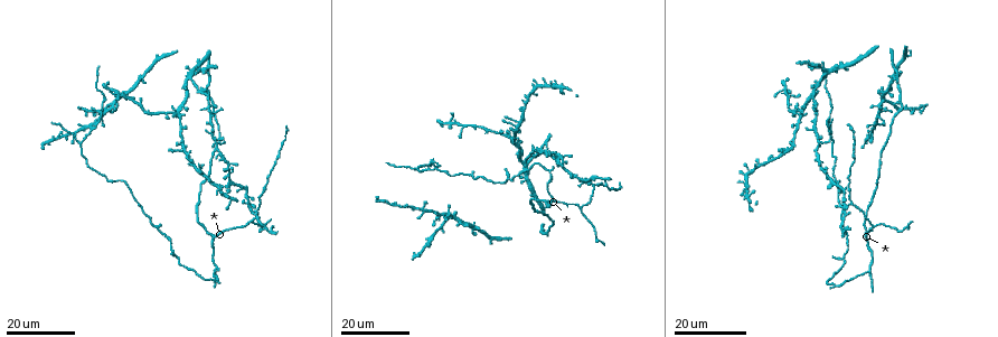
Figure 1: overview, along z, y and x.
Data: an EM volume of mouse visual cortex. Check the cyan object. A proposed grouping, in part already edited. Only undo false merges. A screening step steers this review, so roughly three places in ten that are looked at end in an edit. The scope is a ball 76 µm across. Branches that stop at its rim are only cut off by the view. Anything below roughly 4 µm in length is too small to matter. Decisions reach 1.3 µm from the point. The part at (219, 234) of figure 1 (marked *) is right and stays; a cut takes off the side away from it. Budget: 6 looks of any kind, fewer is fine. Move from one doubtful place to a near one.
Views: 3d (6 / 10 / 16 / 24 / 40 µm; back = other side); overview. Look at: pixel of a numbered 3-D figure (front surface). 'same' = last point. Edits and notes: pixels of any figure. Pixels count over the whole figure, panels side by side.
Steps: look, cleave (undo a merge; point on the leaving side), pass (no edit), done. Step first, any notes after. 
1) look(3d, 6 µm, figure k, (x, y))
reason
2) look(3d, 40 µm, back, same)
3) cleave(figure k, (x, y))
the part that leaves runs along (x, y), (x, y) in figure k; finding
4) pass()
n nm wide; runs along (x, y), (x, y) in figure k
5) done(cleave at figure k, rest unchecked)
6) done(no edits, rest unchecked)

look(3d, 24 µm, figure 1, (849, 200))
branch point

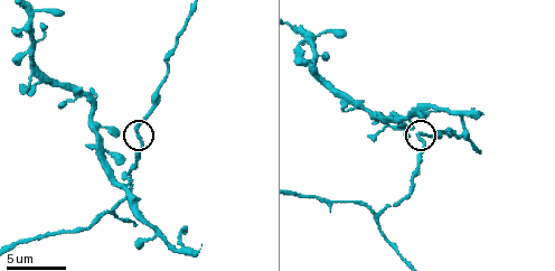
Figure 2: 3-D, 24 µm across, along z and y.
look(3d, 10 µm, figure 2, (133, 127))

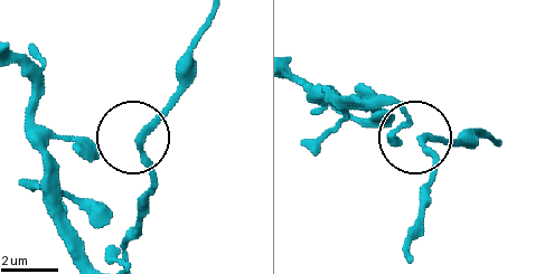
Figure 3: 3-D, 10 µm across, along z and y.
pass()
3 arms; runs along (125, 254), (153, 175), (139, 132), (195, 76) in figure 3; all the same neuron

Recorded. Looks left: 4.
look(3d, 16 µm, figure 1, (183, 154))
arms part here

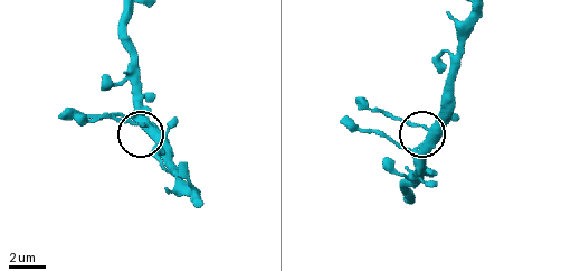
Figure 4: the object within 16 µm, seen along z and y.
look(3d, 6 µm, figure 4, (431, 130))
closer look

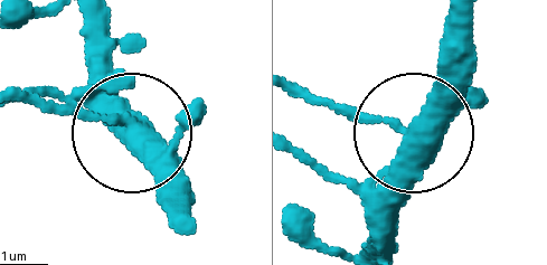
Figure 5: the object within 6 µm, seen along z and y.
pass()
runs along (82, 18), (119, 94), (122, 134), (10, 103) in figure 5; continuous, no second neuron

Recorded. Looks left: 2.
look(3d, 16 µm, figure 1, (832, 140))
three arms meet

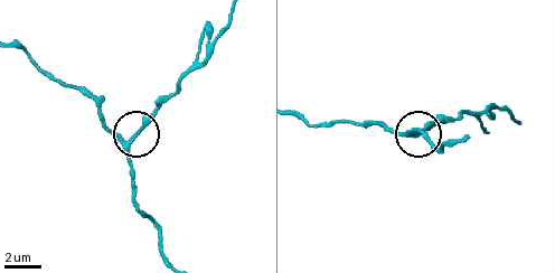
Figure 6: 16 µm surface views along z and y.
look(3d, 6 µm, figure 6, (125, 140))
closer look

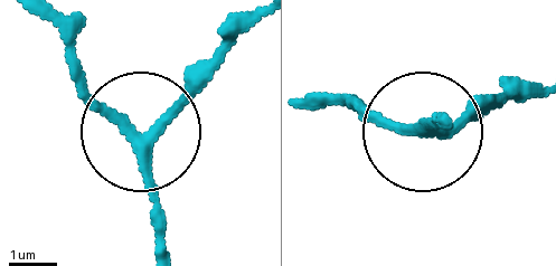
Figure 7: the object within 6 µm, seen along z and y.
pass()
220 nm wide; runs along (448, 116), (399, 129), (344, 96) in figure 7; continuous, no second neuron

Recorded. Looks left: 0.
done(no edits, rest unchecked)

